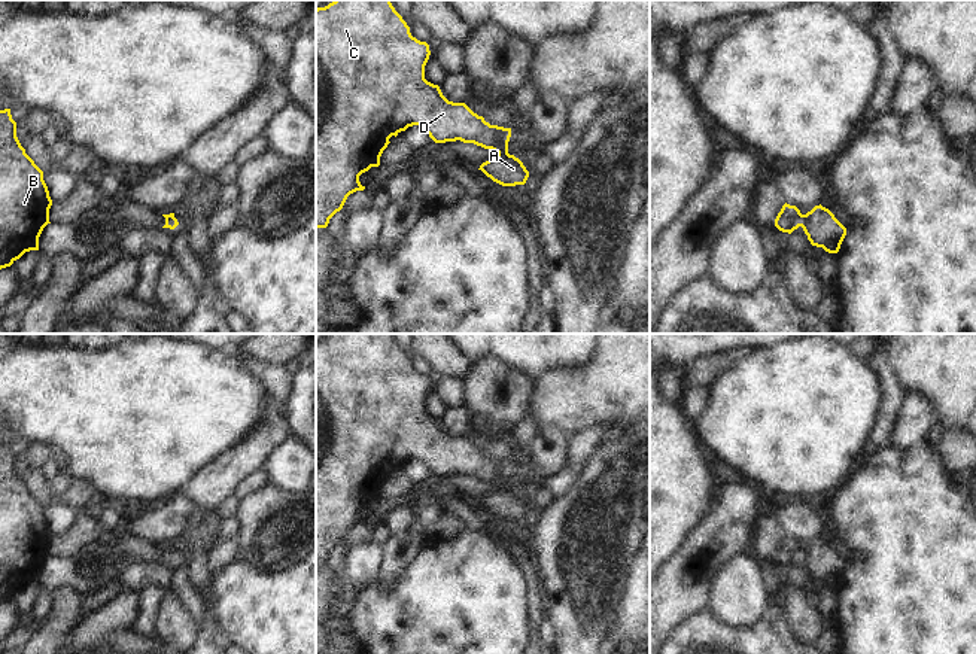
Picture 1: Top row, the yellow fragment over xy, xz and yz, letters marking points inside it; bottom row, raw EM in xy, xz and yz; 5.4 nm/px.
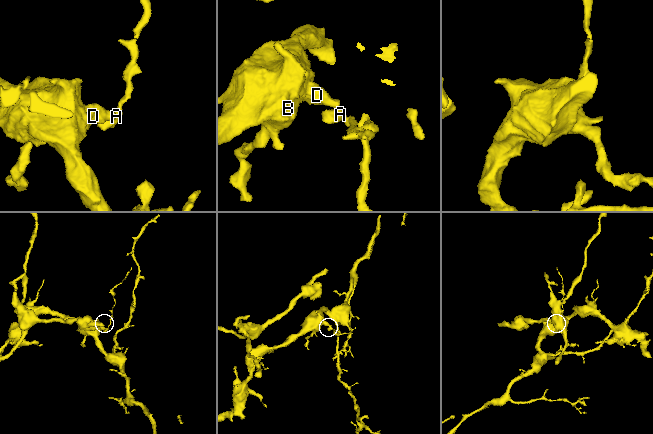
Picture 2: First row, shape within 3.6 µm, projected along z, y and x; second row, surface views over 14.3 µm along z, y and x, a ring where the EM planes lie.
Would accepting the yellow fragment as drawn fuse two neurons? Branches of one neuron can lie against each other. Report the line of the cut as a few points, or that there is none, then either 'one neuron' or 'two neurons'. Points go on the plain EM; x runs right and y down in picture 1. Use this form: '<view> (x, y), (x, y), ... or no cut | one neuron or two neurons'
yz (803, 548), (799, 559) | two neurons

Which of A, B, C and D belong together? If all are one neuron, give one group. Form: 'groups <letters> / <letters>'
groups A / B C D

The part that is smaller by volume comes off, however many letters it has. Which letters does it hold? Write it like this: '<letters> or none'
A

